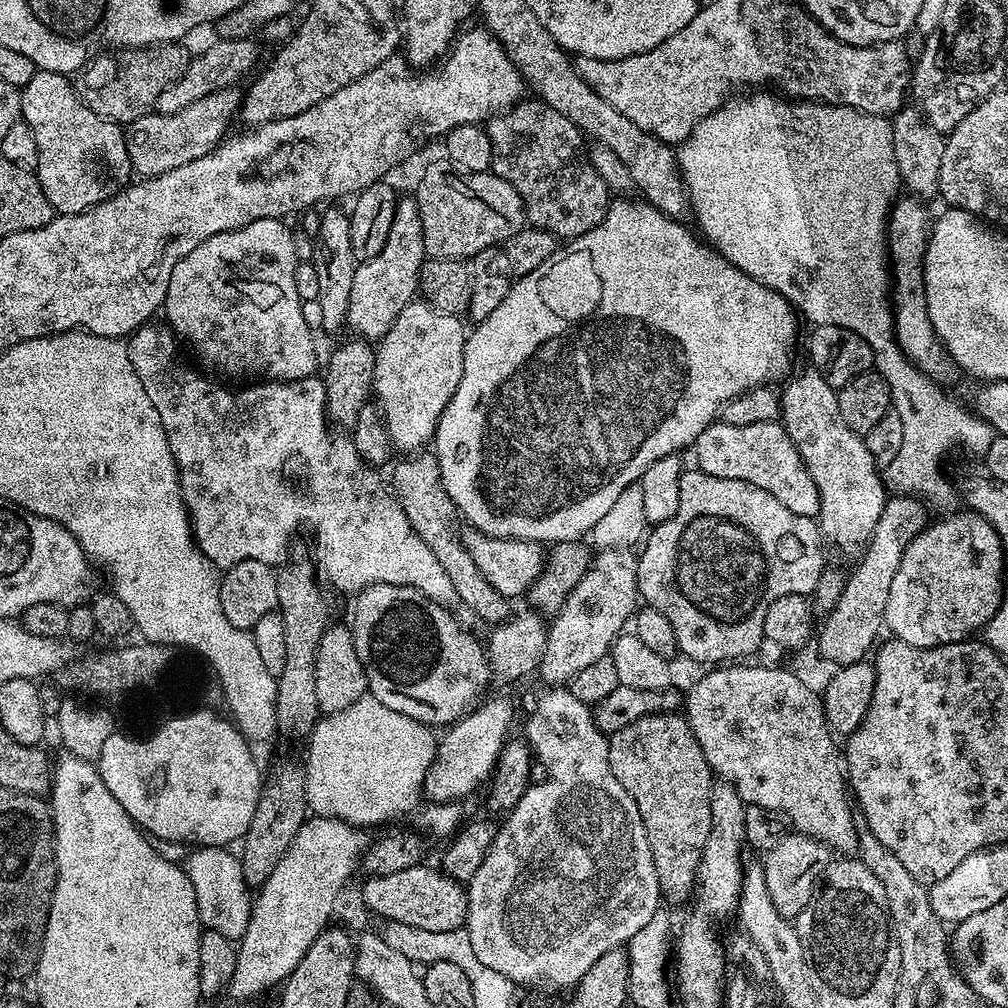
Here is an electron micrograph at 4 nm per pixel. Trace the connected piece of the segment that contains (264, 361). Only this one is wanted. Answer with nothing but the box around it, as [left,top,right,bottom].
[162,219,317,382]

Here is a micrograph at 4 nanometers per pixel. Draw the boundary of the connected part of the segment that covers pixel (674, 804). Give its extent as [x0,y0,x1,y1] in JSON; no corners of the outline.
[606,714,714,904]

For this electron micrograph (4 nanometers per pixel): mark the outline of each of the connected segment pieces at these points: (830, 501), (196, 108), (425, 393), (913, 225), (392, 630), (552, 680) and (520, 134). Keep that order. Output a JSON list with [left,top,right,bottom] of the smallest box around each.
[[779,370,886,549],[124,87,242,178],[372,298,465,454],[886,198,946,369],[350,584,490,726],[538,548,639,687],[487,98,610,241]]

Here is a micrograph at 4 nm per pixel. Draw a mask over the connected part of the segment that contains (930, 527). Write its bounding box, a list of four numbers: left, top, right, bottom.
[884,510,1006,648]

